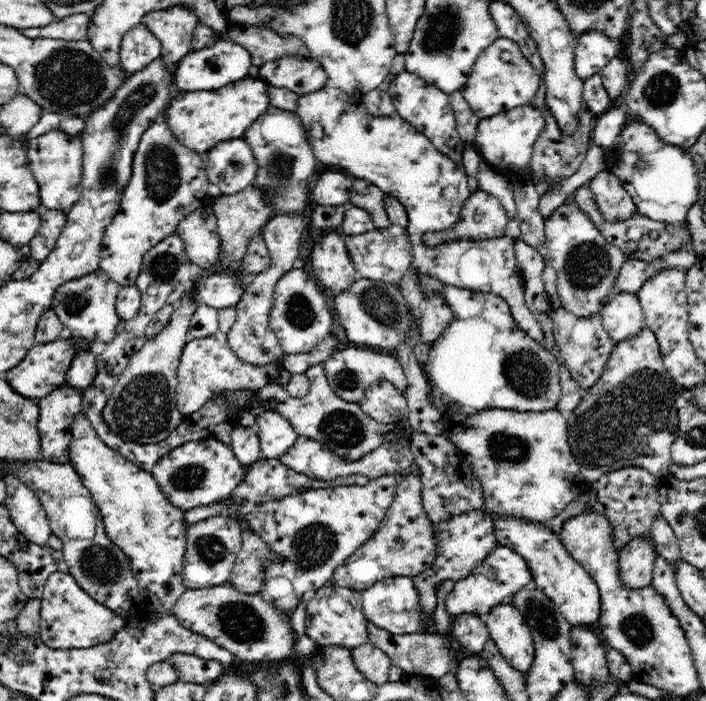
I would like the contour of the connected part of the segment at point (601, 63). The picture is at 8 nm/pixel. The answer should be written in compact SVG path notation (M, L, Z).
M587 30L577 37L575 48L576 75L584 80L596 74L608 64L612 57L619 54L618 40L602 34L602 32Z

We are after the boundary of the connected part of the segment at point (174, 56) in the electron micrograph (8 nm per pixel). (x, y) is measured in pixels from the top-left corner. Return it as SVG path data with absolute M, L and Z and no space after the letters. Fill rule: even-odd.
M184 6L152 11L142 18L142 23L161 42L160 57L164 59L166 66L177 64L190 52L194 26L199 22L196 14Z

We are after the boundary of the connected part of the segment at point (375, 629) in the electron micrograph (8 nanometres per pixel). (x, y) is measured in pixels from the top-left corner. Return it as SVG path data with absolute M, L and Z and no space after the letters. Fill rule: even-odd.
M368 622L369 641L383 650L391 660L392 665L399 666L404 674L423 676L425 679L431 678L434 681L441 676L456 672L456 660L450 656L447 635L438 633L412 633L412 634L392 634L379 626Z

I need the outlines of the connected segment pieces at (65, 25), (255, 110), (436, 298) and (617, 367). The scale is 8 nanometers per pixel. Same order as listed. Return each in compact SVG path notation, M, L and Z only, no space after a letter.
M73 14L48 24L31 29L19 29L28 38L53 38L67 41L86 41L88 38L89 14Z
M249 75L218 90L180 92L165 111L168 127L180 144L199 153L210 150L217 142L244 137L247 128L271 105L268 86L263 79Z
M432 294L426 298L426 308L420 318L422 341L432 346L440 339L452 320L452 309L441 294Z
M645 327L638 335L632 339L624 340L622 343L616 343L611 355L609 356L606 366L603 368L603 373L600 378L593 384L592 388L586 390L587 393L584 398L581 398L580 404L570 413L566 415L568 423L568 444L571 448L573 457L579 462L580 475L582 475L587 487L591 483L596 482L604 474L612 473L616 470L624 469L626 466L637 466L645 469L659 480L663 479L669 474L669 466L673 463L671 457L671 444L679 430L679 420L677 416L677 409L674 407L674 401L680 395L682 387L676 384L676 381L666 372L661 357L661 352L658 345L656 335Z

